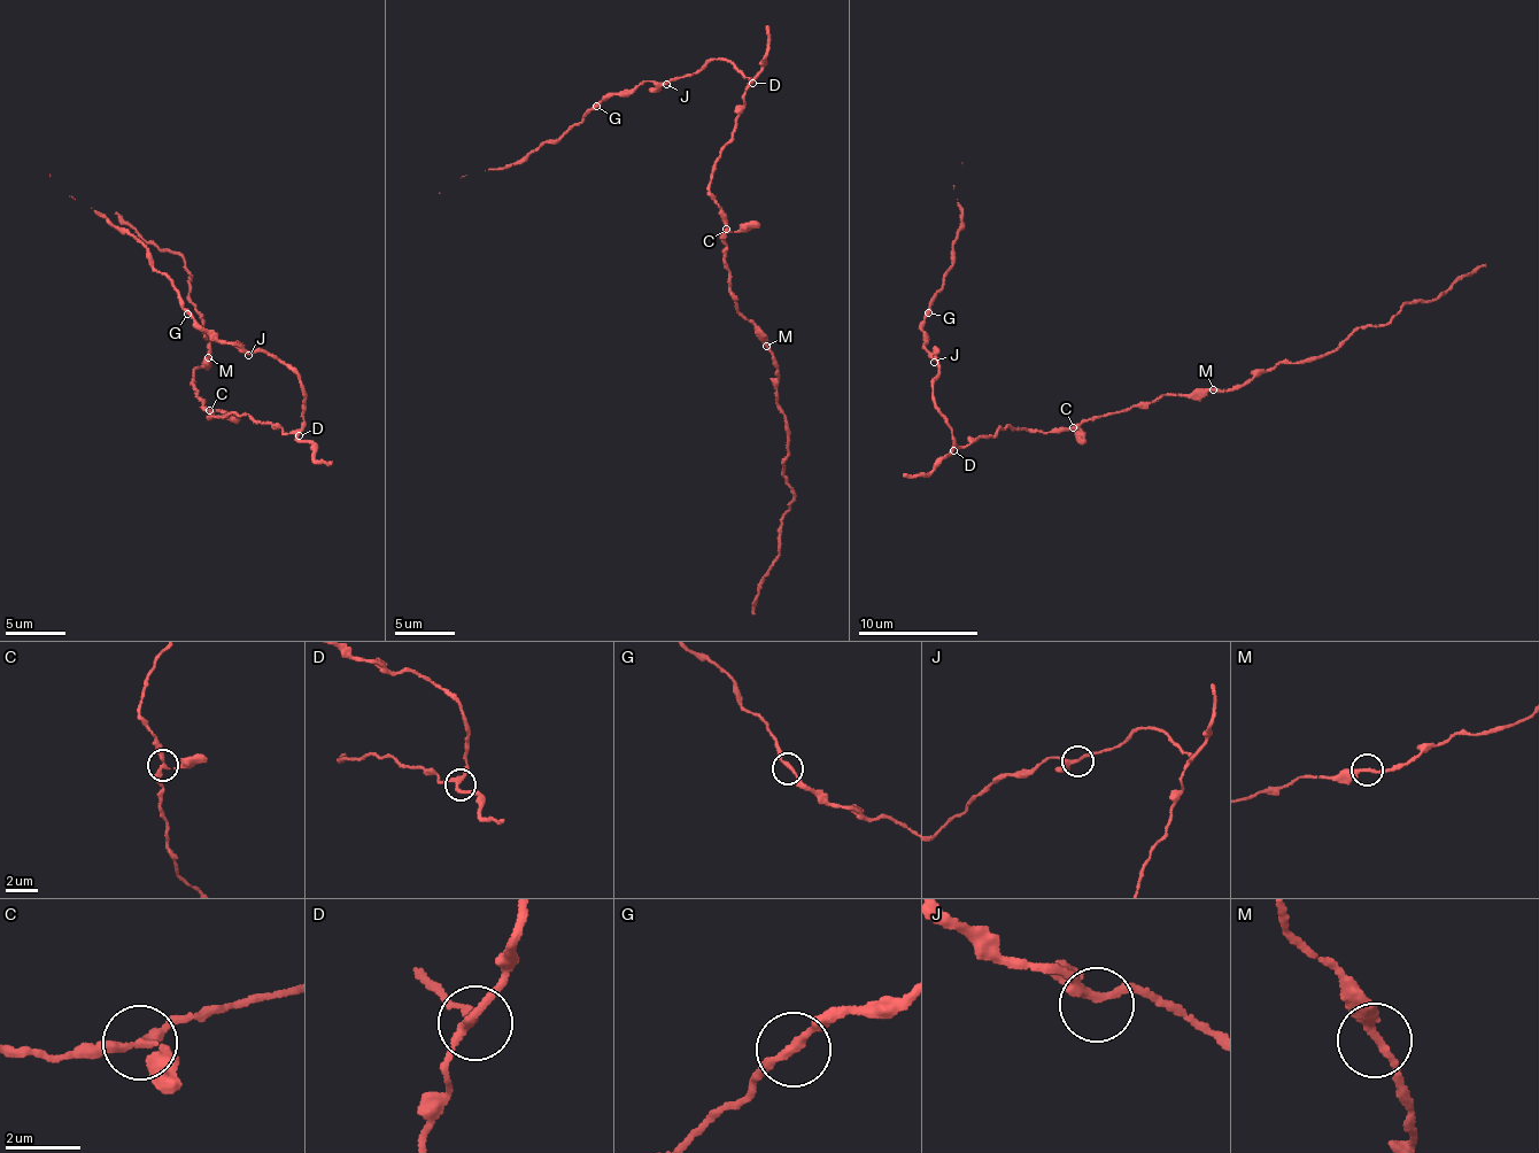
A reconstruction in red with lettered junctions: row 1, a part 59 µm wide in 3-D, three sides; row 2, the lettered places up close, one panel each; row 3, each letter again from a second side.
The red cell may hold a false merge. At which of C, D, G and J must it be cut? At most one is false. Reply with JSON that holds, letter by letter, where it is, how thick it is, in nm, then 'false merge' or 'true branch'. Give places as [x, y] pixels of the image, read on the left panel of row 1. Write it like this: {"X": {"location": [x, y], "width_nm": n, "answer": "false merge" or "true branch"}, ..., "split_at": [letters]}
{"C": {"location": [209, 410], "width_nm": 200, "answer": "true branch"}, "D": {"location": [299, 435], "width_nm": 200, "answer": "true branch"}, "G": {"location": [187, 314], "width_nm": 200, "answer": "true branch"}, "J": {"location": [248, 355], "width_nm": 220, "answer": "true branch"}, "split_at": []}

